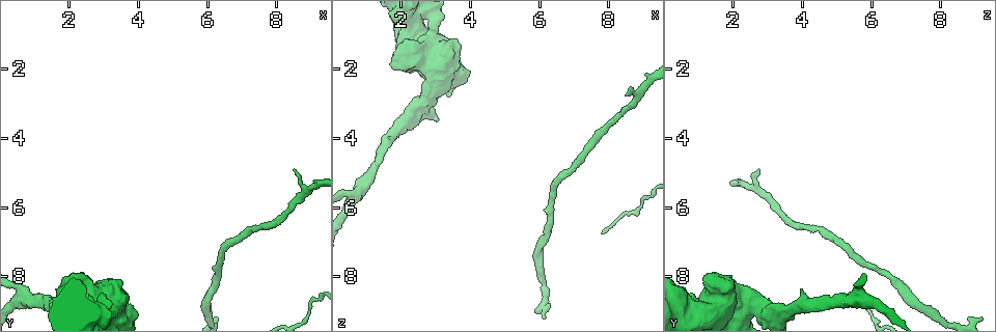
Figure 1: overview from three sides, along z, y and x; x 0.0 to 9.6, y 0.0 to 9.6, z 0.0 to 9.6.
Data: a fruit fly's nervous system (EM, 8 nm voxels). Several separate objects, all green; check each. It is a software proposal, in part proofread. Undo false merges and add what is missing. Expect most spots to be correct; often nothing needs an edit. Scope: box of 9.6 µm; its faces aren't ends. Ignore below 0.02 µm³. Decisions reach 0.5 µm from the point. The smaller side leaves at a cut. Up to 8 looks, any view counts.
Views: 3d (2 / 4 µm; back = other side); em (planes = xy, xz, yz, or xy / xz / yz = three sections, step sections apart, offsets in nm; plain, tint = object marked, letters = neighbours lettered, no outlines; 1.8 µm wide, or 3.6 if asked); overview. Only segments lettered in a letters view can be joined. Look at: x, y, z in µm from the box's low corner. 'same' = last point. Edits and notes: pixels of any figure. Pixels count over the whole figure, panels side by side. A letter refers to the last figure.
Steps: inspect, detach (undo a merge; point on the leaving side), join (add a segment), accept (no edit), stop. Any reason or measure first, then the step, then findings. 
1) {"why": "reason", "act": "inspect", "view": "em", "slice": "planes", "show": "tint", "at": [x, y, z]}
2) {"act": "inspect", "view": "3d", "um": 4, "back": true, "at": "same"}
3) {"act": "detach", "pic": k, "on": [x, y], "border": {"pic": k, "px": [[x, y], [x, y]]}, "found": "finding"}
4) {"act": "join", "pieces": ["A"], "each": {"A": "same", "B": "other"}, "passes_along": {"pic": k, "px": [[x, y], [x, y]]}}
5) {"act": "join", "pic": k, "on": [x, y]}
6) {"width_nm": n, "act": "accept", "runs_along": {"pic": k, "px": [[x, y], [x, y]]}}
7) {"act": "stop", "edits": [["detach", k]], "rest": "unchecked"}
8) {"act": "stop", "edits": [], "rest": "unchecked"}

{"why": "free end", "act": "inspect", "view": "3d", "um": 4, "at": [1.85, 8.40, 2.00]}

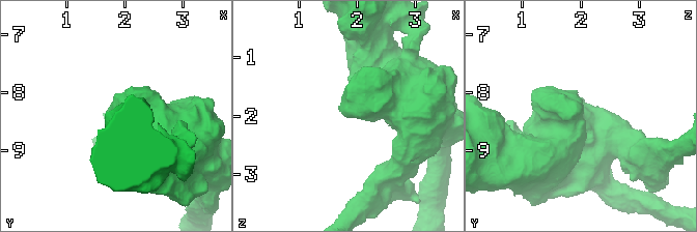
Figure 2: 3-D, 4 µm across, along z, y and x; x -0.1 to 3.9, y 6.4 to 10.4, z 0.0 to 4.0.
{"why": "now the EM", "act": "inspect", "view": "em", "slice": "yz", "step": 4, "show": "letters", "at": [1.80, 8.40, 2.00]}

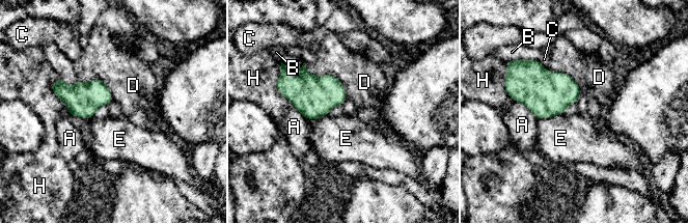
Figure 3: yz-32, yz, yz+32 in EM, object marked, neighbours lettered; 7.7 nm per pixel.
{"longest_contact_nm": ["D", 420], "act": "accept", "each": {"A": "other", "B": "other", "C": "other", "D": "other", "E": "other", "H": "other"}, "found": "no lettered segment goes on from it"}

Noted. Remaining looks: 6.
{"why": "free end", "act": "inspect", "view": "3d", "um": 4, "at": [1.65, 8.40, 3.95]}

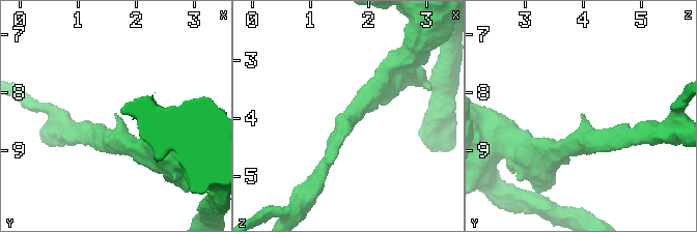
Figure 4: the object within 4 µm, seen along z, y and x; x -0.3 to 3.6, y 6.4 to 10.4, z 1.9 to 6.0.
{"act": "inspect", "view": "em", "slice": "planes", "show": "letters", "at": [1.60, 8.35, 4.00]}

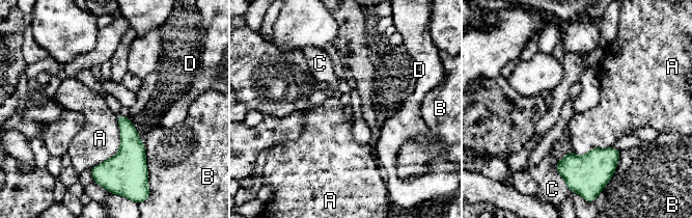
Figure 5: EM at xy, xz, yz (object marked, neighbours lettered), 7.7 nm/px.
{"act": "accept", "each": {"A": "other", "B": "other", "C": "other", "D": "other"}, "border": {"pic": 5, "px": [[117, 114], [118, 151], [89, 169]]}, "found": "none of them fits"}

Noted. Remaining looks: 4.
{"why": "free end", "act": "inspect", "view": "3d", "um": 4, "at": [8.45, 5.00, 2.80]}

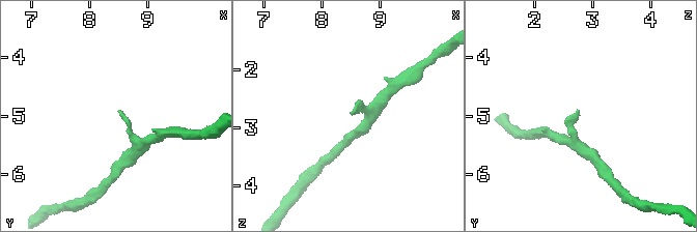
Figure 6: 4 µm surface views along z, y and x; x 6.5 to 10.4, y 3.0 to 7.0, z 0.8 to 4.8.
{"why": "shape alone is not enough", "act": "inspect", "view": "em", "slice": "planes", "show": "plain", "at": [8.45, 4.95, 2.75]}

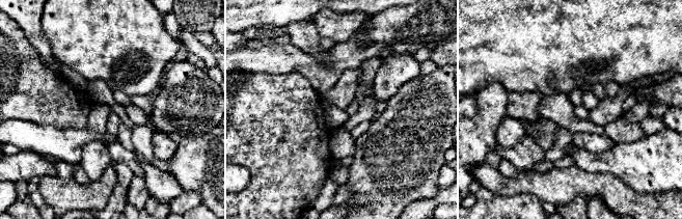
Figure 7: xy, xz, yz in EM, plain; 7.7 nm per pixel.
{"act": "inspect", "view": "em", "slice": "planes", "show": "letters", "at": "same"}

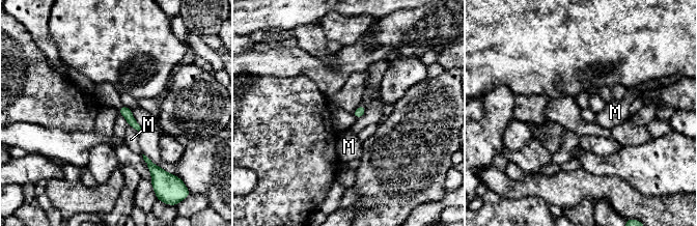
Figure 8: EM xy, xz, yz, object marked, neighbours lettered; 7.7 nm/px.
{"act": "accept", "each": {"M": "other"}, "found": "none of them fits"}

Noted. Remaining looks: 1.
{"act": "stop", "edits": [], "rest": "unchecked"}

